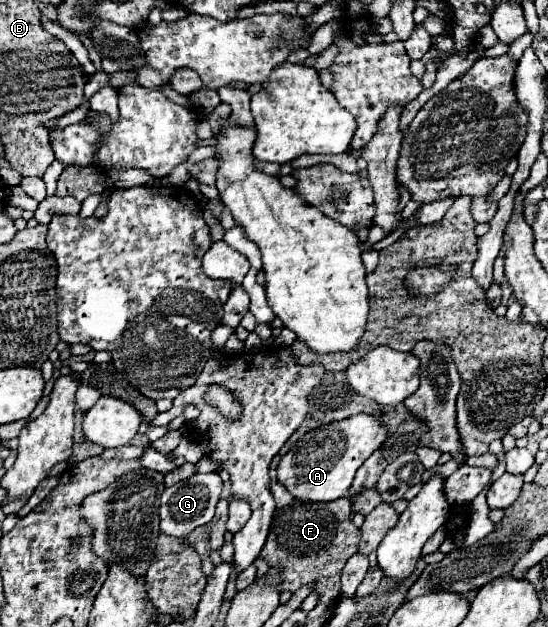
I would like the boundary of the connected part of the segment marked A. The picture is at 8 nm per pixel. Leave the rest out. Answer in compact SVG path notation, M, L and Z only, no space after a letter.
M353 415L343 421L321 425L305 433L279 461L279 483L299 501L335 501L349 493L357 469L377 451L387 437L387 429L371 415Z

